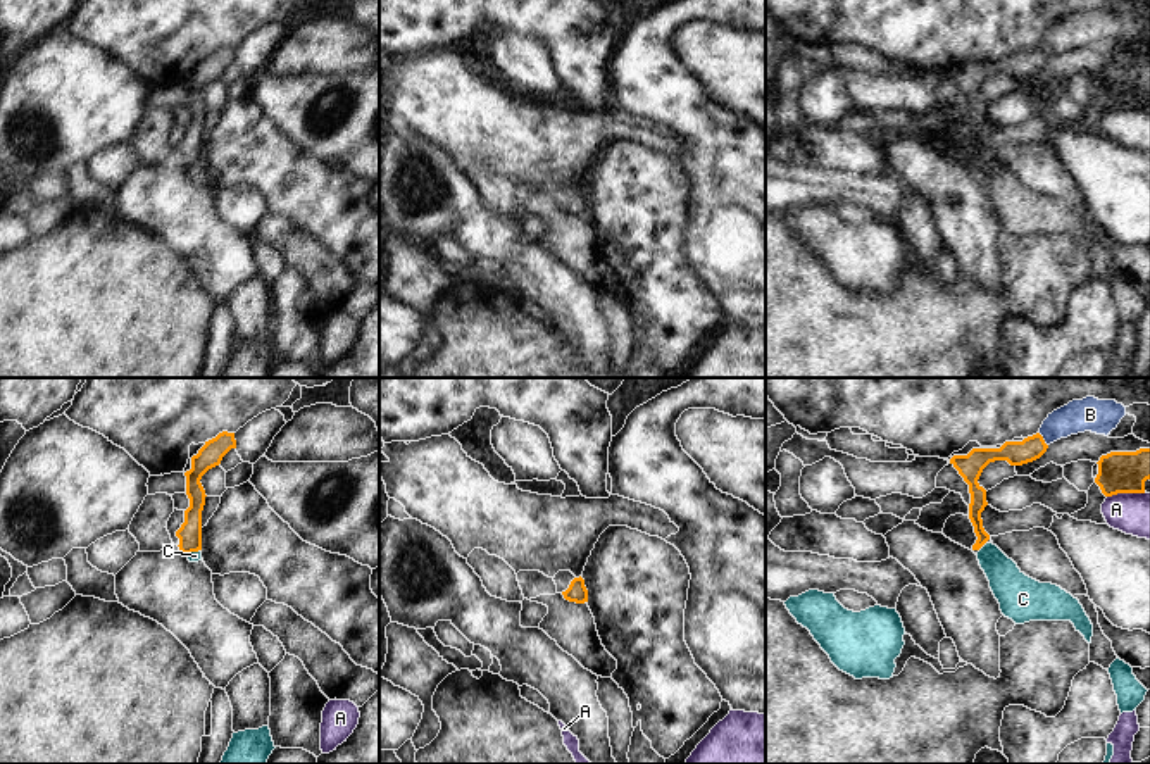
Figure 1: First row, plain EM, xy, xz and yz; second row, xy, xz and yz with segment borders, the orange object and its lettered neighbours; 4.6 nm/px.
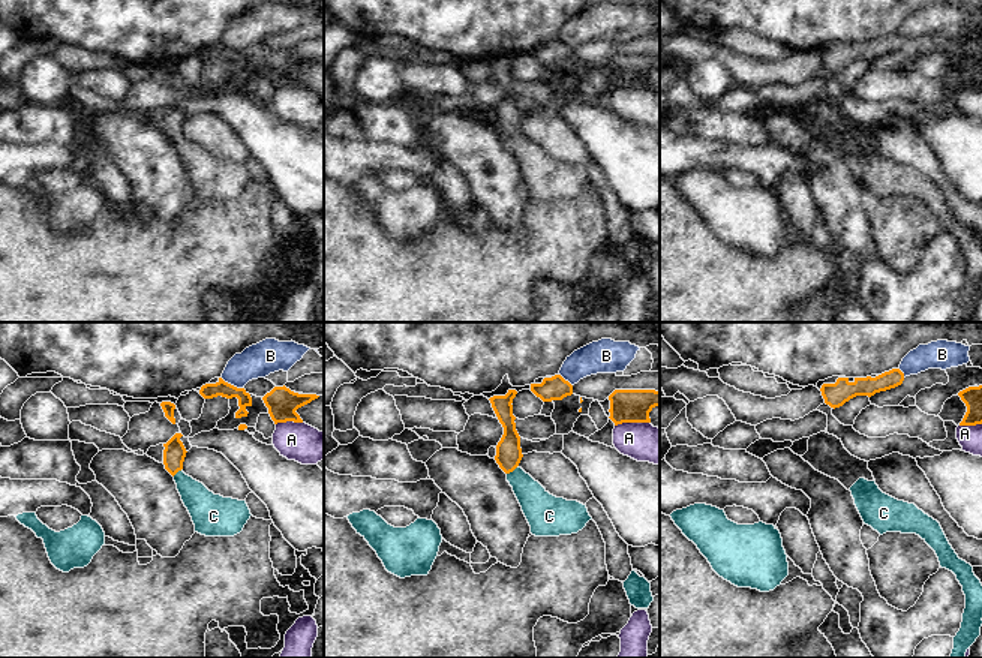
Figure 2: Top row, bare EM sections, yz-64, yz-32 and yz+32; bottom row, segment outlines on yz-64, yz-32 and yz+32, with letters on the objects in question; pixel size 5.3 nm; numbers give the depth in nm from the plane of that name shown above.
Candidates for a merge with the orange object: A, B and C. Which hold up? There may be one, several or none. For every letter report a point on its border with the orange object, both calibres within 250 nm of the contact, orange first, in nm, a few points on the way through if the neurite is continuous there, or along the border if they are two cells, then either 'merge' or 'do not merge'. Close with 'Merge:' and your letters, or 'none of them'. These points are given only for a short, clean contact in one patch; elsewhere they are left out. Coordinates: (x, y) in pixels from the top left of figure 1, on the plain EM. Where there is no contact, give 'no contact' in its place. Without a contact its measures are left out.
A: yz (1126, 106) | 190/190 nm | along yz (1145, 106), (1118, 106), (1107, 111) | do not merge
B: yz (1042, 52) | 110/160 nm | along yz (1038, 45), (1047, 59) | do not merge
C: xy (192, 164) | 110/50 nm | across xy (190, 147), (192, 164), (195, 169) | merge
Merge: C

